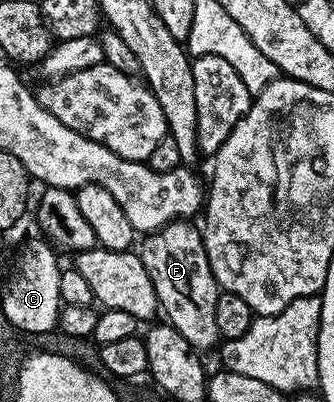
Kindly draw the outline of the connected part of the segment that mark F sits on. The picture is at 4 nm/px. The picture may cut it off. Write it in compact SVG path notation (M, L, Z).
M173 221L151 232L138 254L146 265L146 273L150 273L154 293L158 293L163 318L178 329L192 347L204 353L207 347L215 348L221 342L218 320L214 318L221 289L206 257L201 228L190 224L188 221Z

